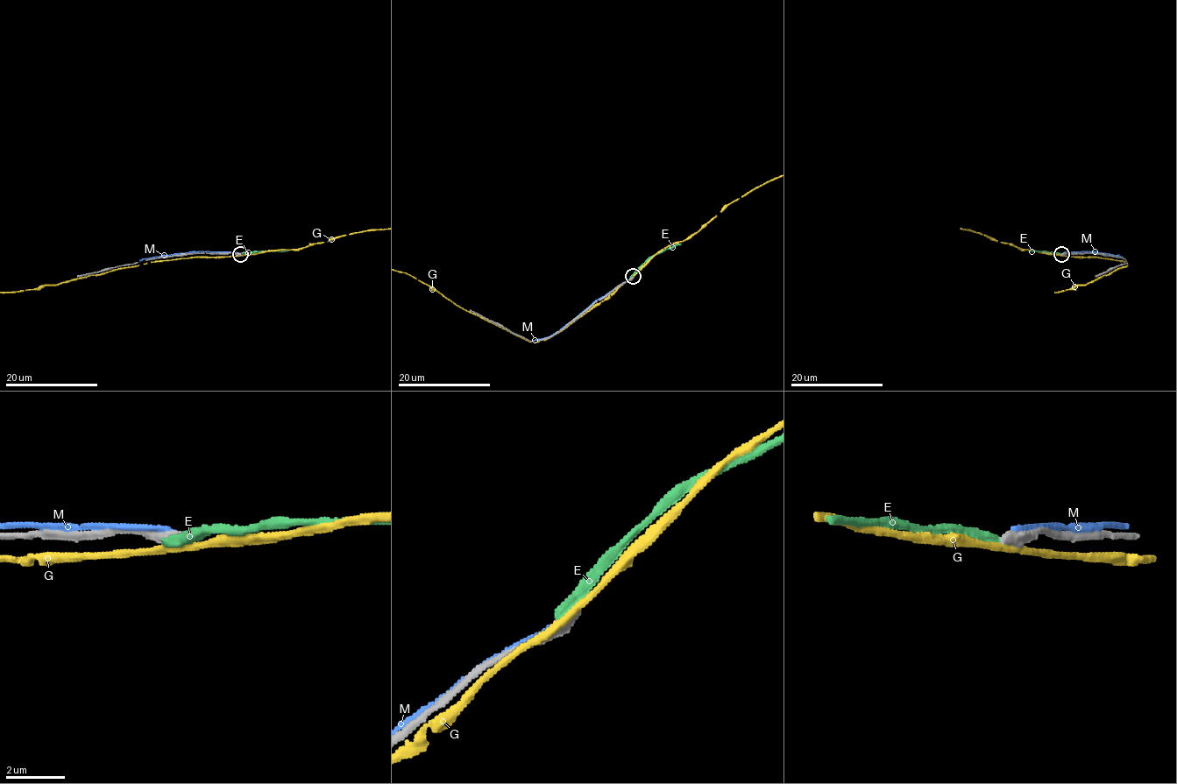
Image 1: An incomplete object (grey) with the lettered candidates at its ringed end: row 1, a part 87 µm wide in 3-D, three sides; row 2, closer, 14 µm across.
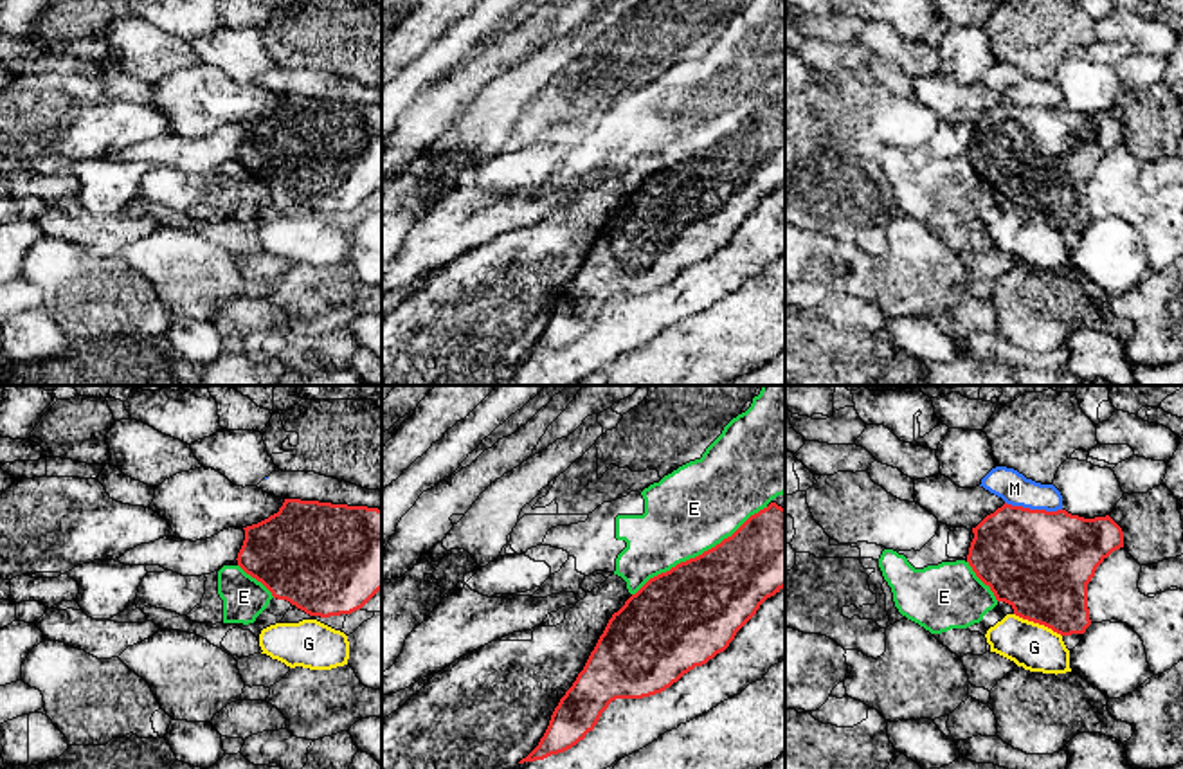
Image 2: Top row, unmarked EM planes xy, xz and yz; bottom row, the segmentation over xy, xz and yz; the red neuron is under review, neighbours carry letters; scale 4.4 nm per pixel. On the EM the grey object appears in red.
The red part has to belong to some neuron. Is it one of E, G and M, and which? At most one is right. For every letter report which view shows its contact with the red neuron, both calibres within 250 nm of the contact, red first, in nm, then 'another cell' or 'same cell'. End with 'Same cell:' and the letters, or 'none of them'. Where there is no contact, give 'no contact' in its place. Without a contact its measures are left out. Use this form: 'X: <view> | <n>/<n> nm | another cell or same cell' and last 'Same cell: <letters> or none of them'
E: xz | 420/380 nm | another cell
G: yz | 440/200 nm | another cell
M: yz | 460/150 nm | another cell
Same cell: none of them

